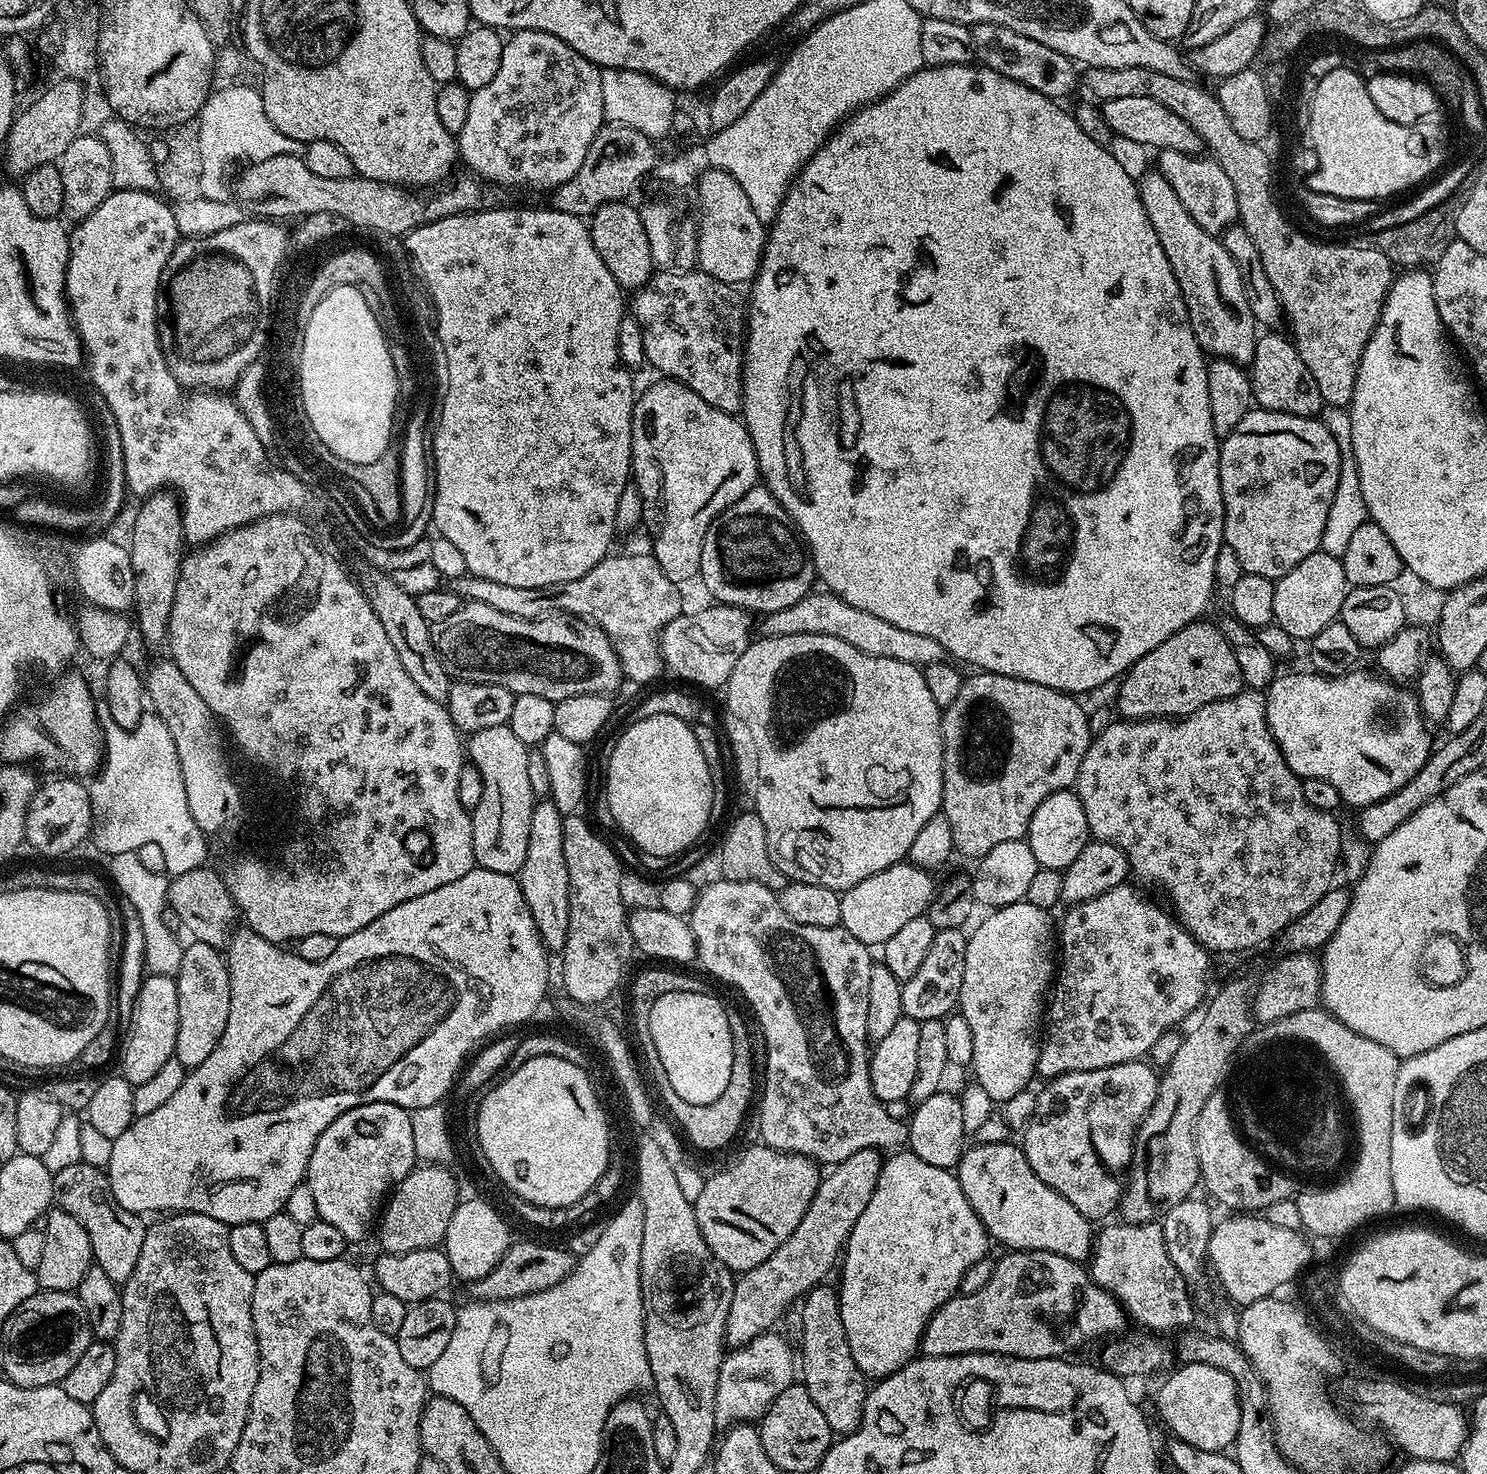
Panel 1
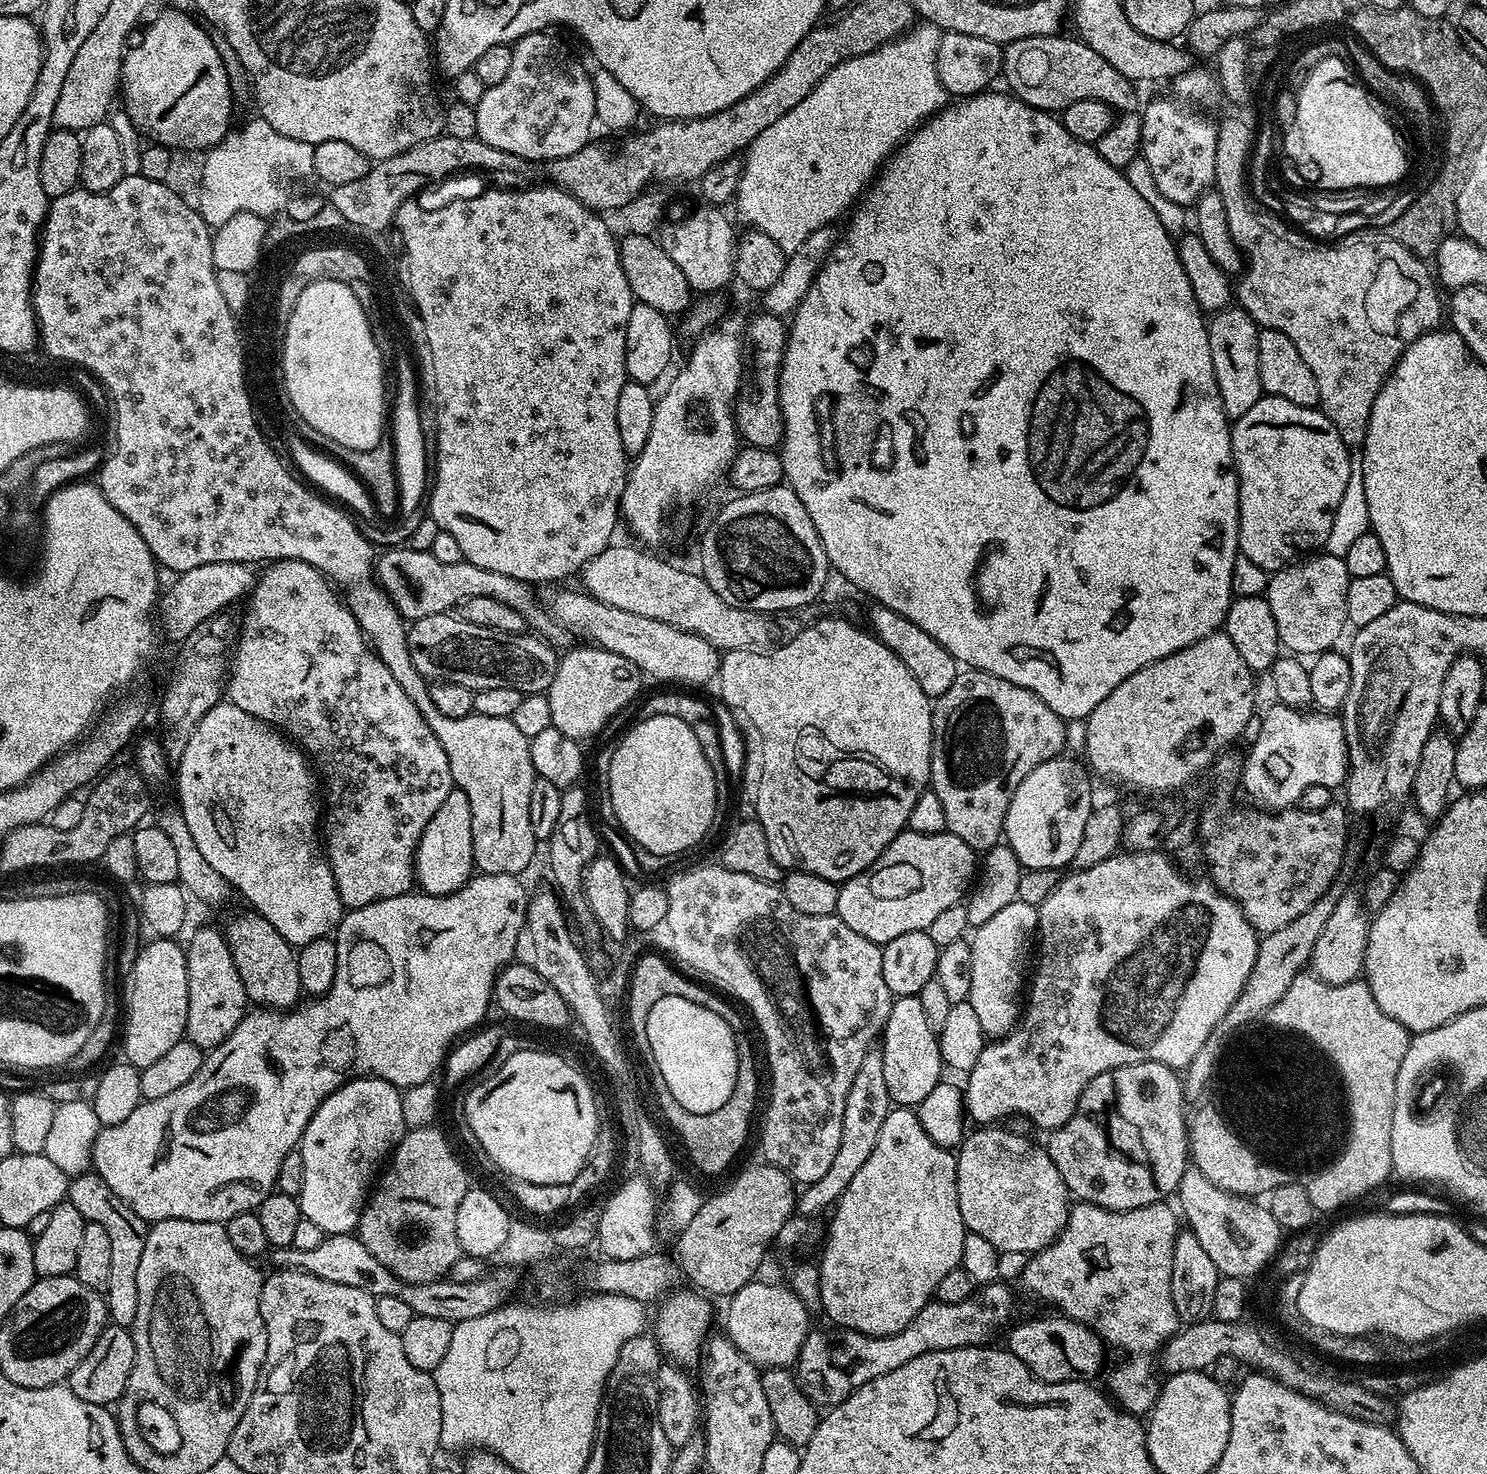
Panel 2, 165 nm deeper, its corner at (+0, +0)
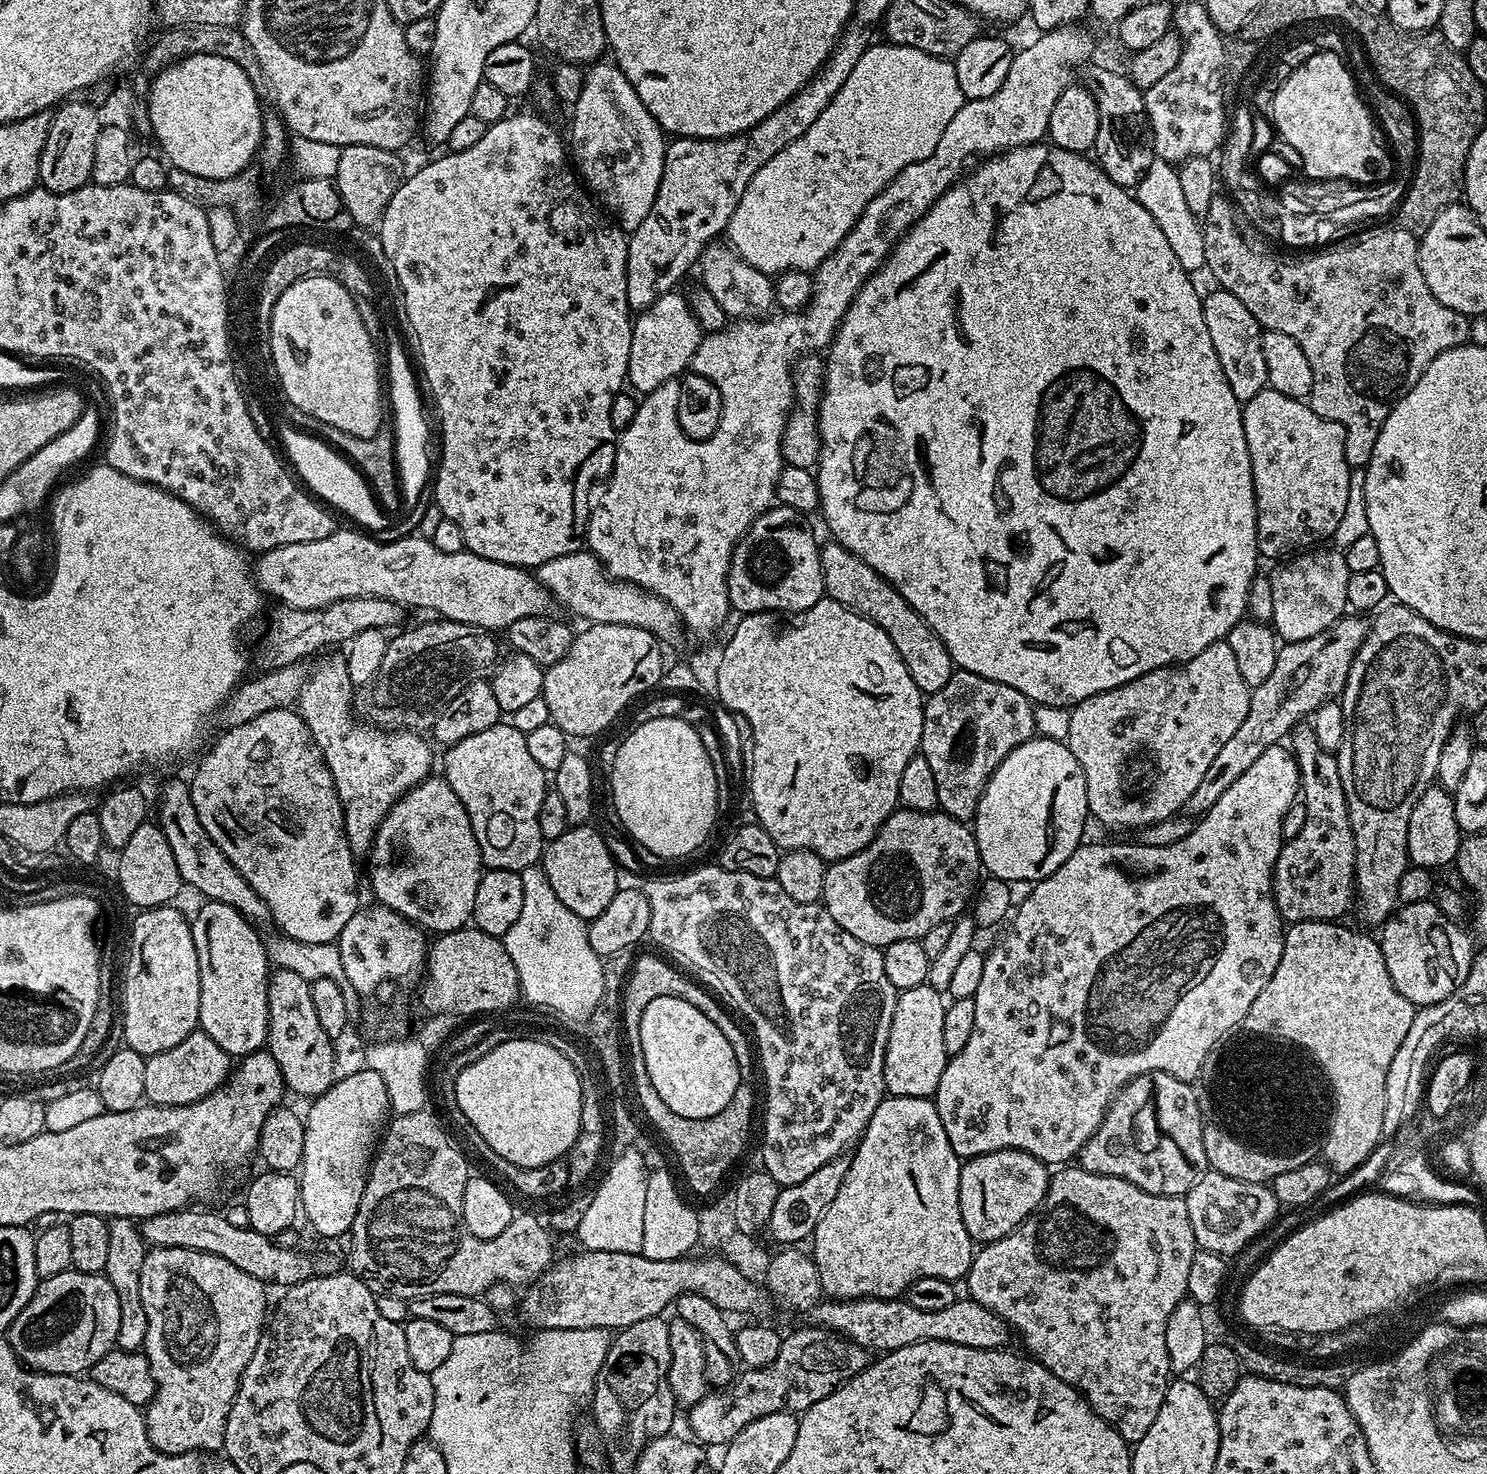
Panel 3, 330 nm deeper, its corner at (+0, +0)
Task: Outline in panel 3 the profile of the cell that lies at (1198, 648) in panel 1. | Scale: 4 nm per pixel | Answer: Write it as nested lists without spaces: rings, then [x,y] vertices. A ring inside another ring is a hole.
[[[1227,639],[1214,642],[1202,650],[1194,658],[1185,660],[1182,664],[1174,664],[1170,668],[1159,668],[1150,670],[1114,690],[1106,690],[1086,698],[1080,704],[1075,705],[1070,711],[1070,734],[1067,738],[1068,749],[1078,758],[1078,766],[1082,766],[1082,774],[1086,774],[1086,798],[1088,799],[1088,810],[1093,817],[1096,816],[1104,824],[1112,828],[1133,828],[1139,830],[1157,824],[1163,820],[1169,820],[1171,816],[1177,815],[1183,809],[1185,802],[1198,790],[1198,782],[1206,778],[1206,770],[1210,770],[1210,762],[1218,755],[1218,750],[1226,746],[1226,741],[1238,731],[1246,718],[1246,710],[1250,710],[1250,698],[1252,693],[1246,682],[1242,682],[1242,673],[1238,670],[1238,661],[1234,658],[1234,650],[1230,650]]]

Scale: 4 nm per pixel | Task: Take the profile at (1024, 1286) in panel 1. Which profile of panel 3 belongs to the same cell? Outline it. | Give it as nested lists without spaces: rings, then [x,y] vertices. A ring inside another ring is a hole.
[[[807,1326],[785,1335],[780,1341],[778,1358],[765,1368],[741,1371],[723,1390],[709,1391],[693,1408],[687,1409],[691,1435],[701,1445],[727,1446],[750,1422],[766,1418],[766,1414],[805,1412],[814,1402],[822,1402],[826,1394],[840,1388],[870,1363],[869,1349],[855,1344],[829,1328]]]

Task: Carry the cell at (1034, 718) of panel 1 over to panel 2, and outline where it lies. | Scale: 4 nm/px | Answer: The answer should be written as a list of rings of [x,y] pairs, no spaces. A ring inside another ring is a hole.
[[[975,670],[957,671],[954,686],[935,701],[932,709],[932,779],[930,790],[938,794],[946,814],[946,829],[953,832],[977,854],[988,852],[1001,843],[1006,814],[1020,783],[1047,760],[1057,759],[1065,751],[1066,721],[1038,694],[1014,686],[1006,678]]]

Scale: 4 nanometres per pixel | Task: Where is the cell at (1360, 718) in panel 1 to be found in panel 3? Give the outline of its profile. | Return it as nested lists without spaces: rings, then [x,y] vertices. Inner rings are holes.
[[[1287,747],[1271,748],[1266,750],[1266,754],[1260,755],[1251,764],[1250,770],[1246,770],[1246,774],[1242,774],[1242,778],[1238,778],[1238,782],[1234,782],[1234,786],[1230,786],[1230,790],[1226,790],[1226,794],[1222,794],[1222,798],[1218,798],[1218,802],[1214,802],[1214,806],[1210,806],[1210,810],[1193,823],[1192,832],[1186,834],[1186,838],[1182,838],[1182,842],[1174,842],[1170,846],[1162,846],[1161,848],[1146,846],[1139,842],[1133,842],[1133,844],[1088,844],[1089,842],[1084,842],[1074,850],[1074,854],[1070,854],[1070,858],[1066,858],[1066,862],[1062,862],[1062,866],[1058,866],[1058,870],[1054,870],[1054,874],[1050,874],[1044,880],[1035,881],[1029,887],[1032,889],[1029,890],[1028,897],[1021,904],[1019,901],[1018,907],[1007,925],[1007,928],[1009,927],[1008,933],[992,949],[987,949],[984,957],[982,983],[979,984],[975,996],[972,997],[974,1002],[974,1034],[970,1034],[970,1042],[966,1042],[966,1047],[961,1052],[948,1057],[948,1064],[942,1070],[942,1078],[936,1087],[934,1103],[938,1110],[938,1118],[942,1118],[942,1126],[946,1126],[946,1138],[950,1138],[950,1146],[954,1146],[956,1156],[971,1158],[990,1154],[994,1150],[1013,1148],[1014,1150],[1022,1150],[1026,1154],[1034,1154],[1034,1158],[1038,1158],[1042,1163],[1049,1166],[1067,1165],[1079,1157],[1082,1146],[1098,1130],[1102,1118],[1108,1113],[1108,1105],[1112,1103],[1116,1093],[1136,1076],[1141,1076],[1147,1072],[1165,1072],[1179,1080],[1192,1082],[1195,1081],[1194,1078],[1199,1072],[1205,1071],[1204,1063],[1208,1055],[1229,1033],[1240,1027],[1242,1018],[1246,1018],[1254,998],[1258,998],[1258,994],[1262,994],[1262,986],[1266,986],[1266,982],[1270,982],[1270,974],[1274,974],[1274,970],[1278,970],[1278,962],[1282,958],[1286,921],[1276,908],[1276,899],[1272,897],[1272,871],[1276,865],[1278,854],[1286,843],[1282,834],[1282,818],[1286,814],[1286,810],[1290,810],[1290,806],[1297,803],[1300,791],[1301,774],[1295,757]]]

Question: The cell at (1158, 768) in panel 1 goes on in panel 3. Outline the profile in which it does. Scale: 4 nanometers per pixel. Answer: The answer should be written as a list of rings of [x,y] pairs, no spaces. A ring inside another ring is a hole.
[[[1328,760],[1324,796],[1302,796],[1302,802],[1306,806],[1306,826],[1278,854],[1272,871],[1272,897],[1285,921],[1336,922],[1350,912],[1356,894],[1356,847],[1336,760]]]

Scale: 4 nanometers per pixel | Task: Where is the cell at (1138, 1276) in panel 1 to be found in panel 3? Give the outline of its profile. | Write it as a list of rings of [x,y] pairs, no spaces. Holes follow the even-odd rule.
[[[1064,1166],[1057,1172],[1060,1173],[1057,1176],[1055,1173],[1049,1179],[1044,1201],[1032,1215],[1027,1216],[1010,1234],[998,1238],[993,1244],[983,1245],[973,1255],[966,1277],[967,1295],[986,1306],[986,1310],[994,1310],[994,1314],[1005,1320],[1013,1333],[1021,1332],[1024,1335],[1024,1344],[1028,1347],[1027,1355],[1031,1359],[1046,1365],[1053,1374],[1062,1378],[1062,1382],[1075,1388],[1102,1419],[1111,1424],[1114,1430],[1118,1430],[1118,1434],[1122,1434],[1124,1440],[1135,1442],[1142,1438],[1142,1434],[1146,1434],[1146,1430],[1150,1430],[1150,1422],[1158,1418],[1158,1410],[1162,1406],[1170,1377],[1173,1375],[1170,1358],[1166,1354],[1166,1326],[1178,1302],[1188,1296],[1190,1264],[1198,1251],[1194,1226],[1190,1226],[1190,1210],[1186,1210],[1183,1196],[1150,1194],[1134,1186],[1134,1182],[1126,1182],[1122,1178],[1094,1174],[1079,1166]]]

